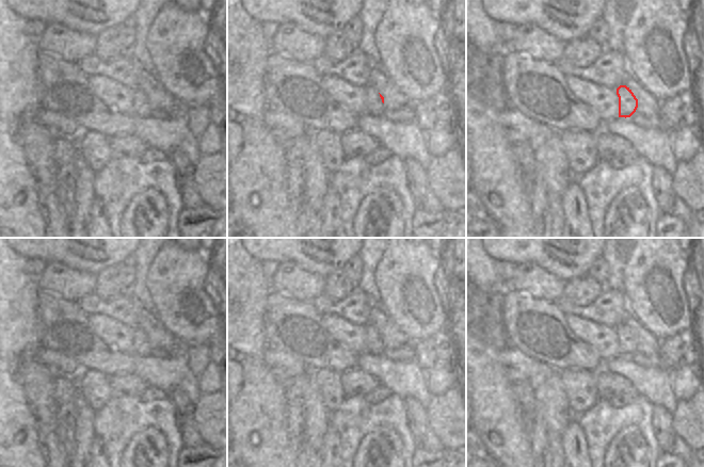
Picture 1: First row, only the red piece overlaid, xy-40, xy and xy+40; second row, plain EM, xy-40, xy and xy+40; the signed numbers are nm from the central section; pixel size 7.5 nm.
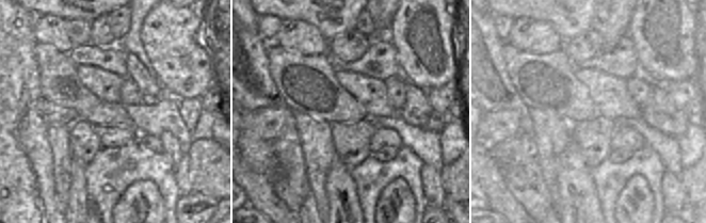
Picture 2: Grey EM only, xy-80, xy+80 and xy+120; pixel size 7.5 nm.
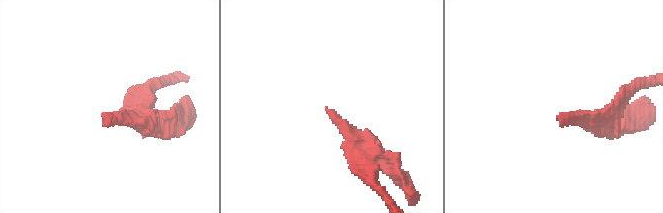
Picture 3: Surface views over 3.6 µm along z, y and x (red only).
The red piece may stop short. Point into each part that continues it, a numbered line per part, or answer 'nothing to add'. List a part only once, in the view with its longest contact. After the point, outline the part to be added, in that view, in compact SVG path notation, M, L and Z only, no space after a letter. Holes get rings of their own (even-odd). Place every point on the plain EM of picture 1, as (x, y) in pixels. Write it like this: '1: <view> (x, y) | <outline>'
1: xy (376, 344) | M367 324L367 338L369 340L369 351L371 354L383 354L384 343L380 333L371 325Z

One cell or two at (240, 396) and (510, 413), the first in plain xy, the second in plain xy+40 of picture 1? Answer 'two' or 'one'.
one

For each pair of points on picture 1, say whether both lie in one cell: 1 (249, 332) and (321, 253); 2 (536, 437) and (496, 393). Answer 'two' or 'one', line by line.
1: two
2: two

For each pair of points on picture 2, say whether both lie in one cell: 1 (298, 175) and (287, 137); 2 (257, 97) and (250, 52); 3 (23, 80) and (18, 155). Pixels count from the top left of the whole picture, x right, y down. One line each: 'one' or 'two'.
1: one
2: one
3: one

